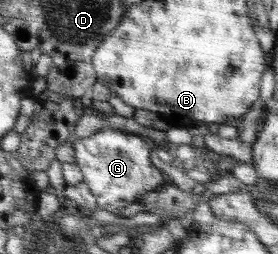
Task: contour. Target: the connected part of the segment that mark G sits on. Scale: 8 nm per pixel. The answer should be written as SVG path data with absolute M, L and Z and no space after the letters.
M104 126L91 136L73 142L75 163L83 174L83 182L96 197L100 209L118 215L123 208L136 202L138 196L156 190L165 184L166 174L150 161L153 145L139 135L119 131L112 126Z

